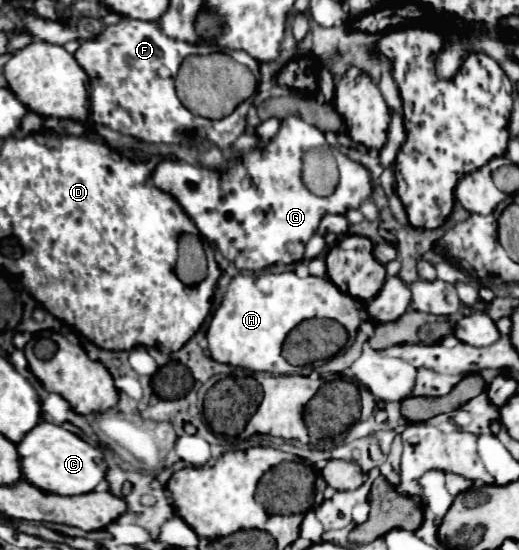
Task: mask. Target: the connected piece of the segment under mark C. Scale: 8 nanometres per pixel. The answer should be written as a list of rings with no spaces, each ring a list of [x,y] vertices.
[[[44,420],[38,422],[16,444],[16,448],[18,448],[24,480],[48,494],[76,496],[76,494],[92,492],[96,484],[104,480],[104,474],[106,474],[106,462],[100,448],[94,448],[88,442],[80,440],[76,434]]]

